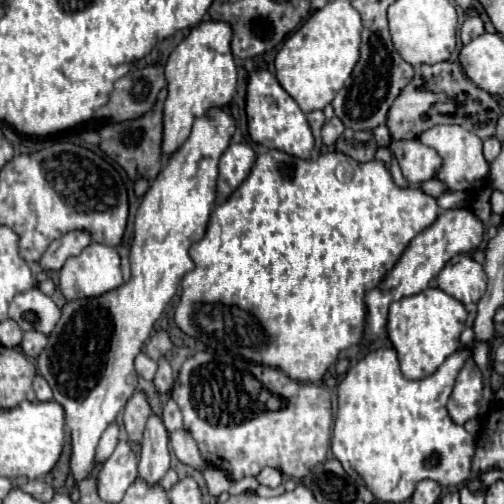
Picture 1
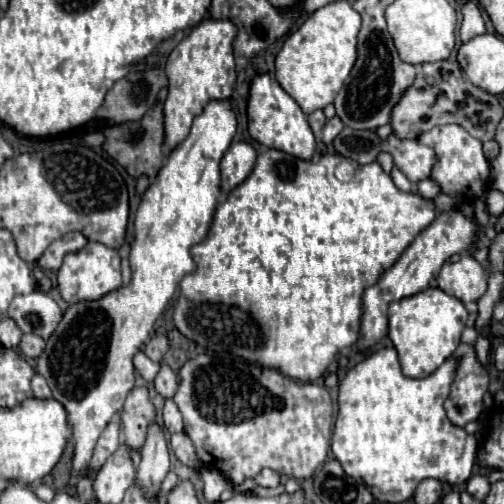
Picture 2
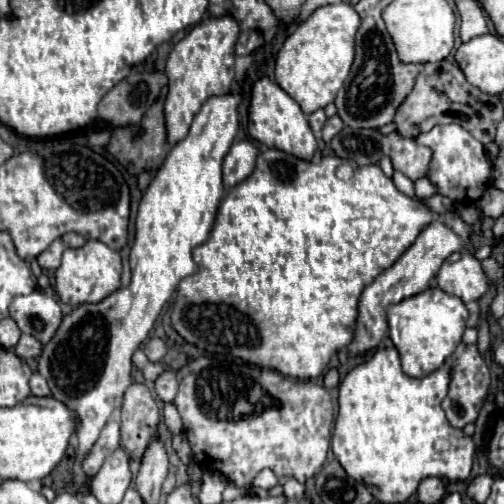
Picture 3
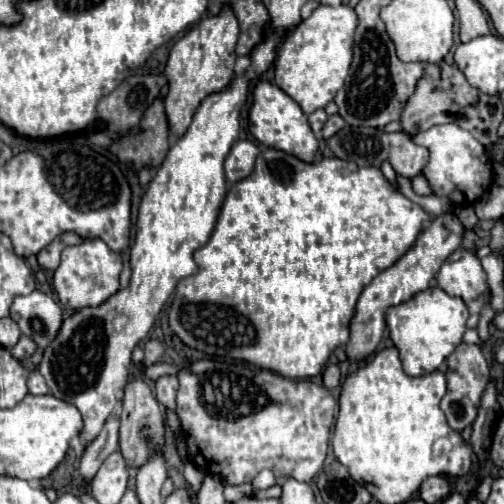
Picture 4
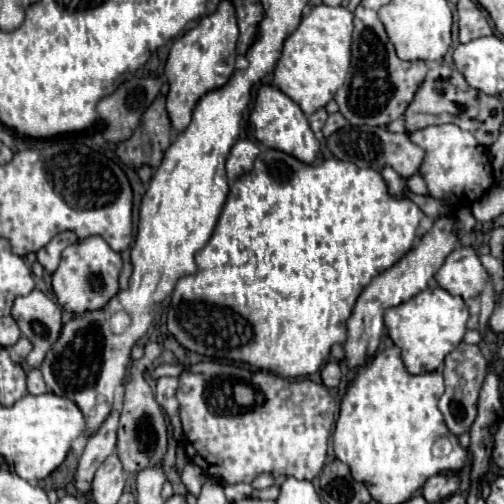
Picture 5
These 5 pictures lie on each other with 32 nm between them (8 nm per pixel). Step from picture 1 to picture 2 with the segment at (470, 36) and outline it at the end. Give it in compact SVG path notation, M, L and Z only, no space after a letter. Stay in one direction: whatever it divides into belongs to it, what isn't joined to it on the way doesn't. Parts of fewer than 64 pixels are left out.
M466 2L462 6L462 14L464 14L464 18L462 18L462 26L460 26L460 38L462 38L463 43L486 32L484 20L482 20L480 10L474 2Z

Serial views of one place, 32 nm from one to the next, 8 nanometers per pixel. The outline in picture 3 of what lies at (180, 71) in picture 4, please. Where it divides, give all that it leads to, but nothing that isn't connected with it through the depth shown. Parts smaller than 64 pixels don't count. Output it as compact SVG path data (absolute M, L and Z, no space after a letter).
M232 16L206 18L194 26L170 52L166 60L168 96L166 96L166 132L168 144L178 144L190 130L192 118L200 112L210 96L226 96L234 84L234 42L238 38L238 24Z

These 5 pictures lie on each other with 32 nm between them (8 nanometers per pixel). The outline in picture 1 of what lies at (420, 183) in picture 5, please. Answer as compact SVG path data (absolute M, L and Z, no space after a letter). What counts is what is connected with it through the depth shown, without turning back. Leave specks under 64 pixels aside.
M432 178L432 180L426 180L424 184L422 184L422 190L426 192L426 194L430 194L430 196L442 196L444 192L448 192L448 188L446 188L446 184L444 182L440 182L438 178Z

